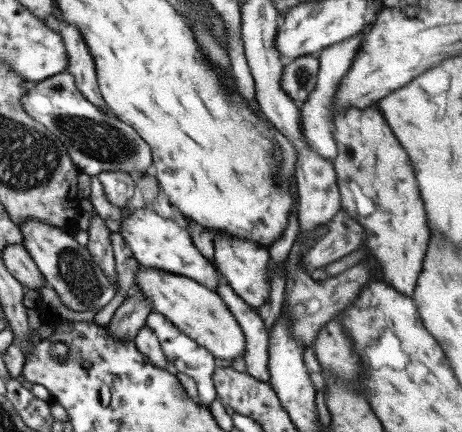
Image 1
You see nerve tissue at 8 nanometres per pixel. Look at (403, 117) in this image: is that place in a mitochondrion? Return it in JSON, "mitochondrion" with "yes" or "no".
{"mitochondrion":"yes"}

